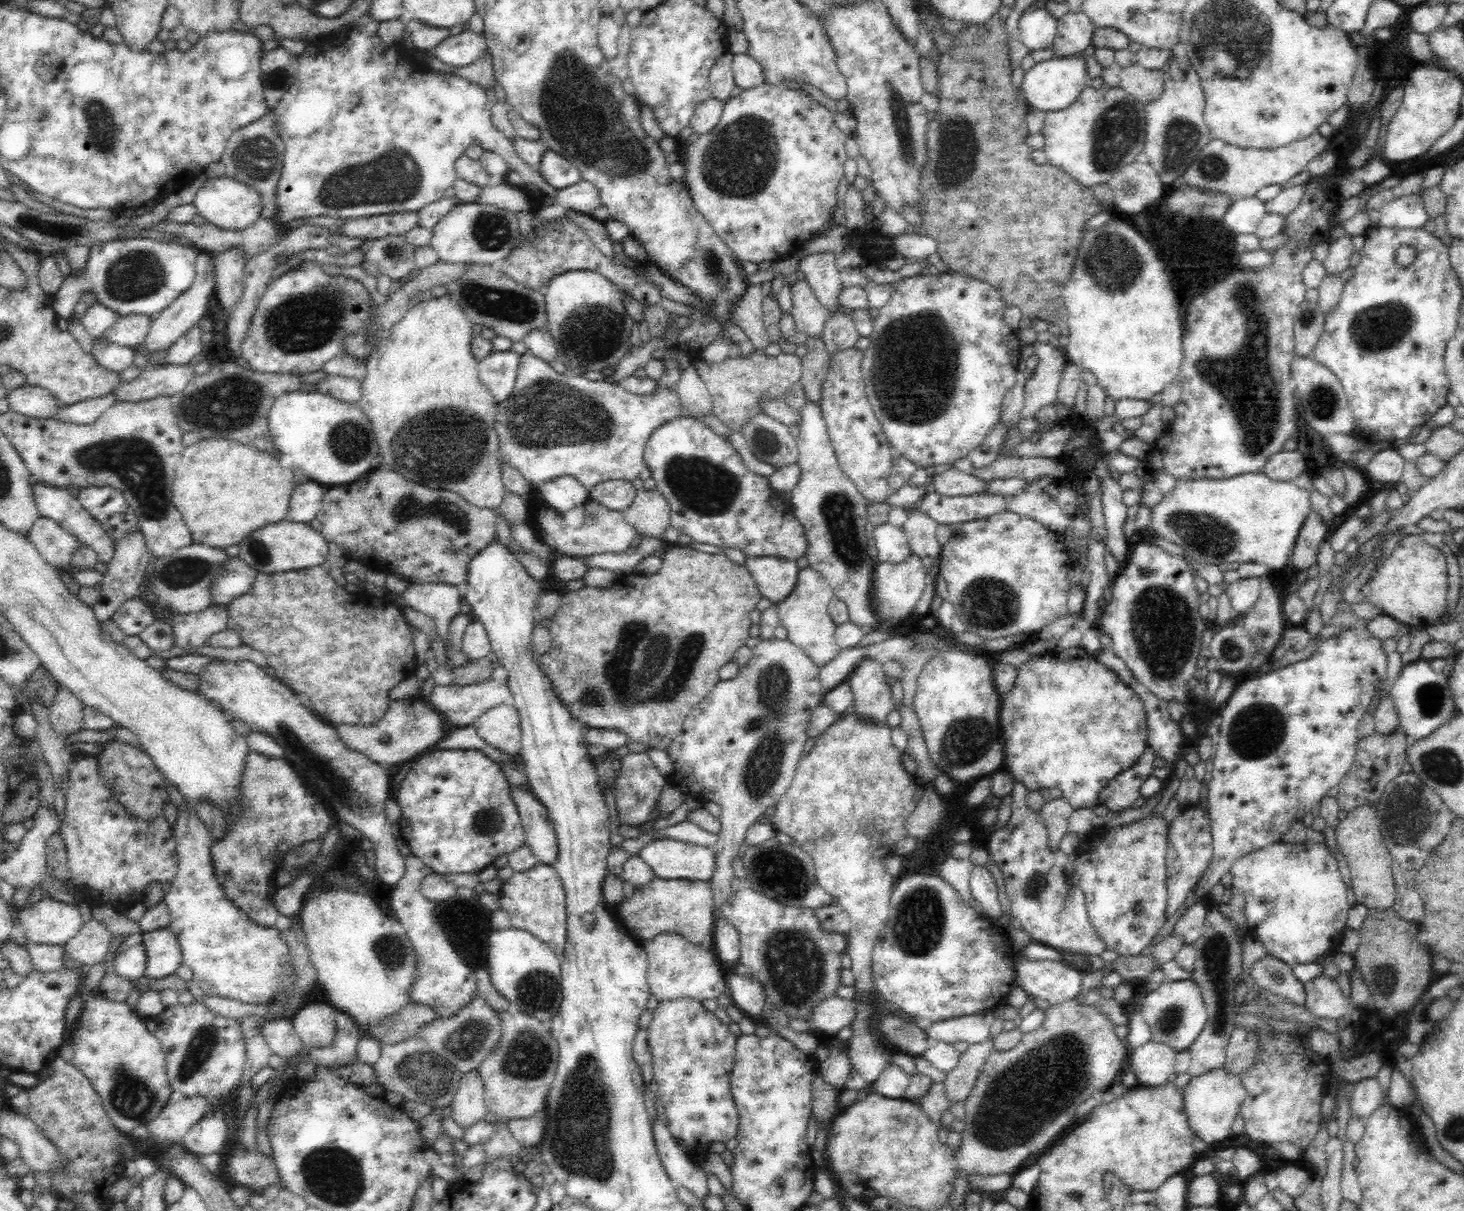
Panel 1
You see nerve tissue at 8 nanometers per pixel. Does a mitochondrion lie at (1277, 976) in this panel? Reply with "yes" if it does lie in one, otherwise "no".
yes

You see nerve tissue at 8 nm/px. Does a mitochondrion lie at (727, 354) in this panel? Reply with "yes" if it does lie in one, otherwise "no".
no

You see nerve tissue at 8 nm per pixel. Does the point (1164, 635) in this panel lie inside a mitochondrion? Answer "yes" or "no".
yes

